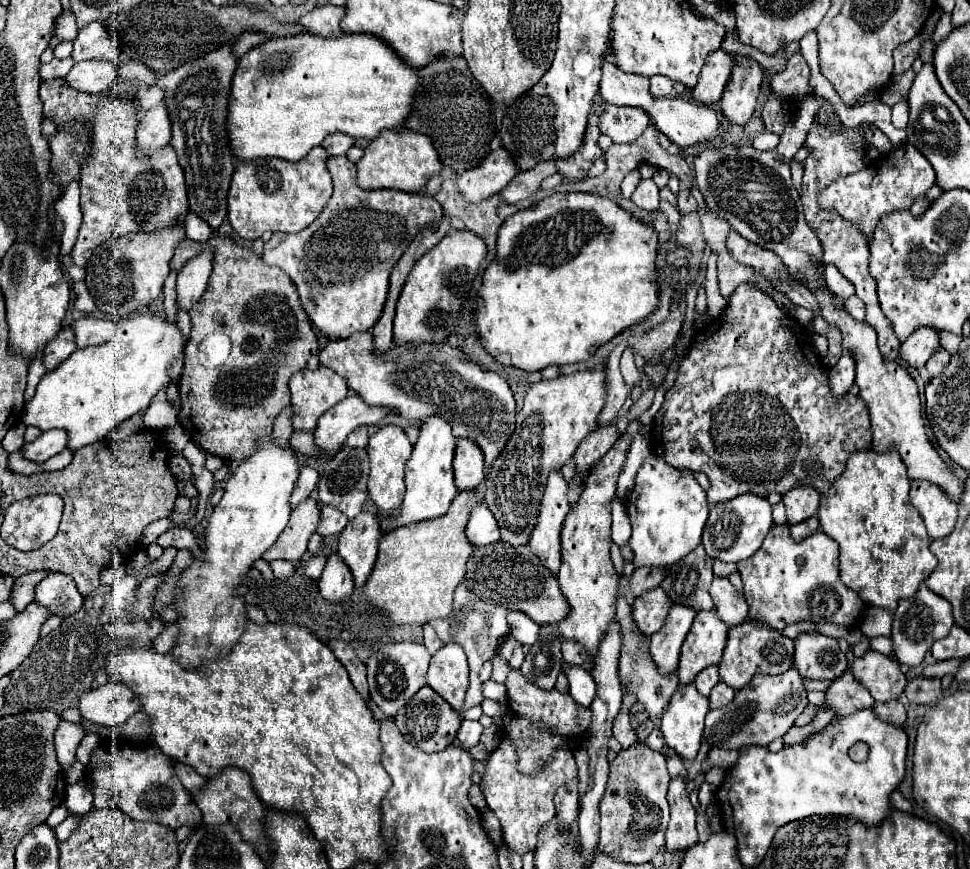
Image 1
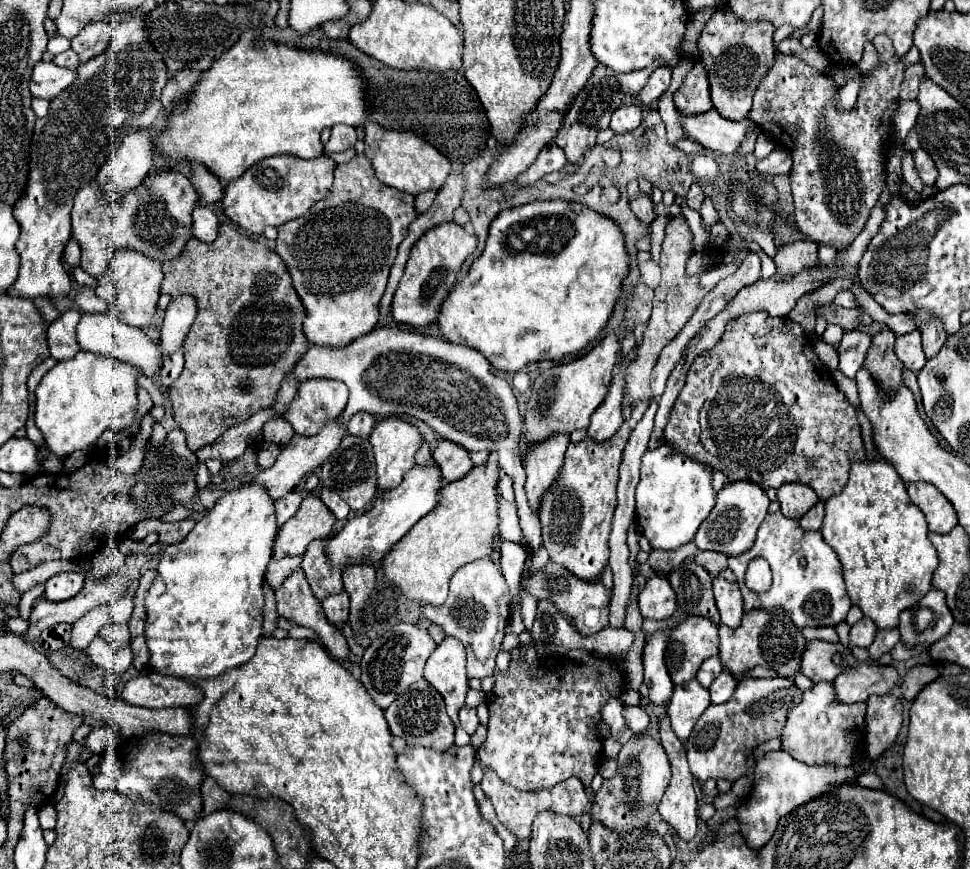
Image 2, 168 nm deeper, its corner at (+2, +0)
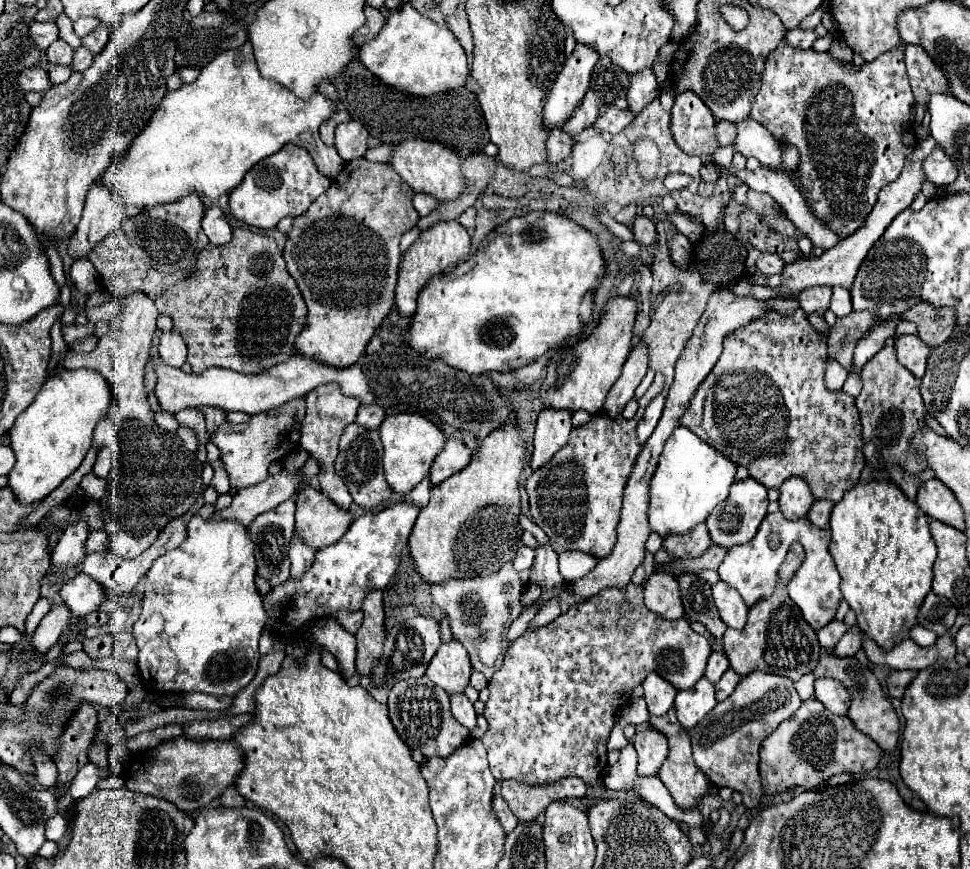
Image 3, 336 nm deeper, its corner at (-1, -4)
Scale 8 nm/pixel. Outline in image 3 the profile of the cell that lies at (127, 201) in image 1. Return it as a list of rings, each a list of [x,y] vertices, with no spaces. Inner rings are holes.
[[[187,194],[187,198],[181,198],[179,202],[147,210],[147,218],[141,213],[123,218],[119,230],[103,238],[103,242],[99,242],[99,246],[89,254],[105,290],[115,300],[135,292],[143,292],[155,300],[171,286],[185,280],[197,266],[197,254],[209,244],[209,238],[201,228],[203,214],[205,206],[201,198],[197,194]]]

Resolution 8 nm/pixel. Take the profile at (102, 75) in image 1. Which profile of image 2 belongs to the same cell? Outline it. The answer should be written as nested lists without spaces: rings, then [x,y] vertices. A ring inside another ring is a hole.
[[[38,62],[30,80],[30,92],[36,98],[56,98],[76,80],[76,70],[60,68],[52,62]]]

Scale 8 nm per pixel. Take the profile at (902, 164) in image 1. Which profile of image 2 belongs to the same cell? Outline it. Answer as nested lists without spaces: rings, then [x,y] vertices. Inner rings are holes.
[[[918,148],[916,152],[912,152],[912,156],[914,156],[916,172],[922,178],[922,182],[924,184],[934,184],[936,182],[936,166],[934,166],[932,158],[928,158],[928,154],[922,148]]]

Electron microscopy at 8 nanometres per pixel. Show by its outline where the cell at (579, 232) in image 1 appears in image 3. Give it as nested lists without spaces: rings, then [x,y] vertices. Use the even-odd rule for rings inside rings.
[[[531,212],[531,214],[519,216],[519,218],[511,218],[511,222],[505,222],[503,226],[497,226],[495,232],[491,232],[479,244],[477,254],[473,254],[463,264],[457,264],[451,272],[433,276],[427,282],[427,286],[423,286],[423,290],[417,296],[417,310],[415,310],[415,314],[411,318],[411,324],[403,330],[403,340],[415,352],[423,354],[425,358],[443,360],[447,366],[451,366],[455,370],[463,370],[467,374],[477,374],[479,376],[479,374],[489,374],[493,370],[497,370],[497,372],[513,372],[513,370],[517,370],[521,366],[527,366],[527,364],[535,362],[547,350],[561,344],[567,336],[579,334],[583,324],[587,324],[589,318],[591,318],[591,290],[599,284],[599,278],[603,274],[605,274],[605,262],[603,262],[603,258],[599,254],[599,244],[579,224],[571,222],[569,218],[563,218],[561,214],[551,214],[551,212]]]

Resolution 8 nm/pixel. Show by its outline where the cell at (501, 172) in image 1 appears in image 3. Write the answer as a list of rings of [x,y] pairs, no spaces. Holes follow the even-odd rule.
[[[577,42],[573,54],[559,72],[559,78],[555,80],[545,104],[545,124],[551,130],[559,126],[559,122],[569,120],[575,106],[579,106],[579,102],[583,100],[583,94],[589,86],[591,70],[597,60],[599,52],[593,46]]]

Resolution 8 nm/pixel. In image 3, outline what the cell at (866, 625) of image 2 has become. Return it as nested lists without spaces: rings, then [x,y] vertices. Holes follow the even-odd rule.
[[[851,626],[849,632],[831,650],[825,652],[835,654],[837,658],[847,658],[847,656],[855,656],[857,650],[861,650],[861,630],[859,626]]]

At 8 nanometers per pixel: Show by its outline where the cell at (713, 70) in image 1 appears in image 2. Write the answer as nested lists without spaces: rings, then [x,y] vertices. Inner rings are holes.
[[[698,62],[692,68],[692,72],[684,80],[684,84],[676,90],[674,102],[682,114],[692,114],[692,112],[700,114],[700,112],[712,108],[708,72],[706,72],[706,66],[702,62]]]

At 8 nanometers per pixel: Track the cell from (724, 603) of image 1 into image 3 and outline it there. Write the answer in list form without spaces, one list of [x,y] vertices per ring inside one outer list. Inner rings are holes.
[[[717,582],[717,584],[713,586],[713,600],[715,600],[715,606],[717,606],[717,610],[719,610],[721,620],[723,620],[729,628],[741,630],[741,628],[745,626],[749,608],[745,606],[741,594],[739,594],[733,586],[727,586],[725,582]]]

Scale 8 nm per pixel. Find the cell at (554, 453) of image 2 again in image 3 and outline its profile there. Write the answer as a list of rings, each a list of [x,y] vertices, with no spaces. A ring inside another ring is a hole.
[[[543,408],[537,418],[535,428],[535,450],[531,458],[531,470],[537,470],[543,466],[543,462],[549,462],[549,458],[567,444],[567,438],[571,434],[571,412],[569,410],[557,410],[557,408]]]

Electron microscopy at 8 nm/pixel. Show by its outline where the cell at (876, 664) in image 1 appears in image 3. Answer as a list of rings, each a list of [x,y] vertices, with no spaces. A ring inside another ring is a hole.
[[[817,678],[815,680],[815,698],[825,704],[827,710],[833,714],[845,714],[847,712],[847,690],[843,690],[843,684],[831,680],[831,678]]]

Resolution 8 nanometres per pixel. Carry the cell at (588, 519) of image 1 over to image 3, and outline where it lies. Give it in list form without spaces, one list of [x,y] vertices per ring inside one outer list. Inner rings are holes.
[[[655,374],[649,390],[639,398],[639,410],[631,420],[607,418],[599,412],[587,424],[571,430],[569,442],[557,450],[545,466],[527,478],[527,494],[535,524],[549,536],[551,544],[565,544],[567,550],[579,550],[595,558],[605,558],[617,542],[617,524],[621,498],[633,464],[643,448],[637,438],[637,424],[643,418],[647,402],[663,390],[665,376]]]

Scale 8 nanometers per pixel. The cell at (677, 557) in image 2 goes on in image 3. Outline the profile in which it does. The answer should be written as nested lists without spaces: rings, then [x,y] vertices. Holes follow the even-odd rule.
[[[705,522],[697,524],[687,534],[669,534],[663,542],[663,548],[677,558],[695,558],[701,556],[711,546],[711,536]]]

